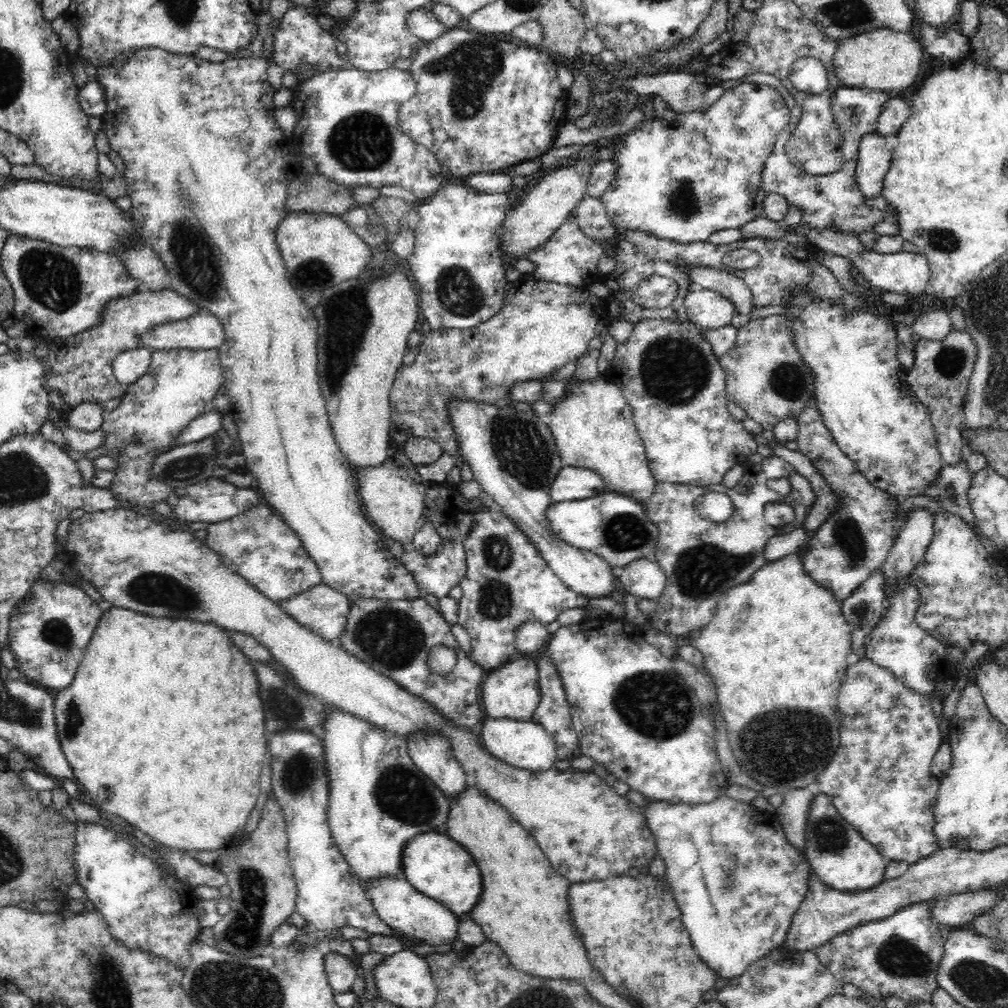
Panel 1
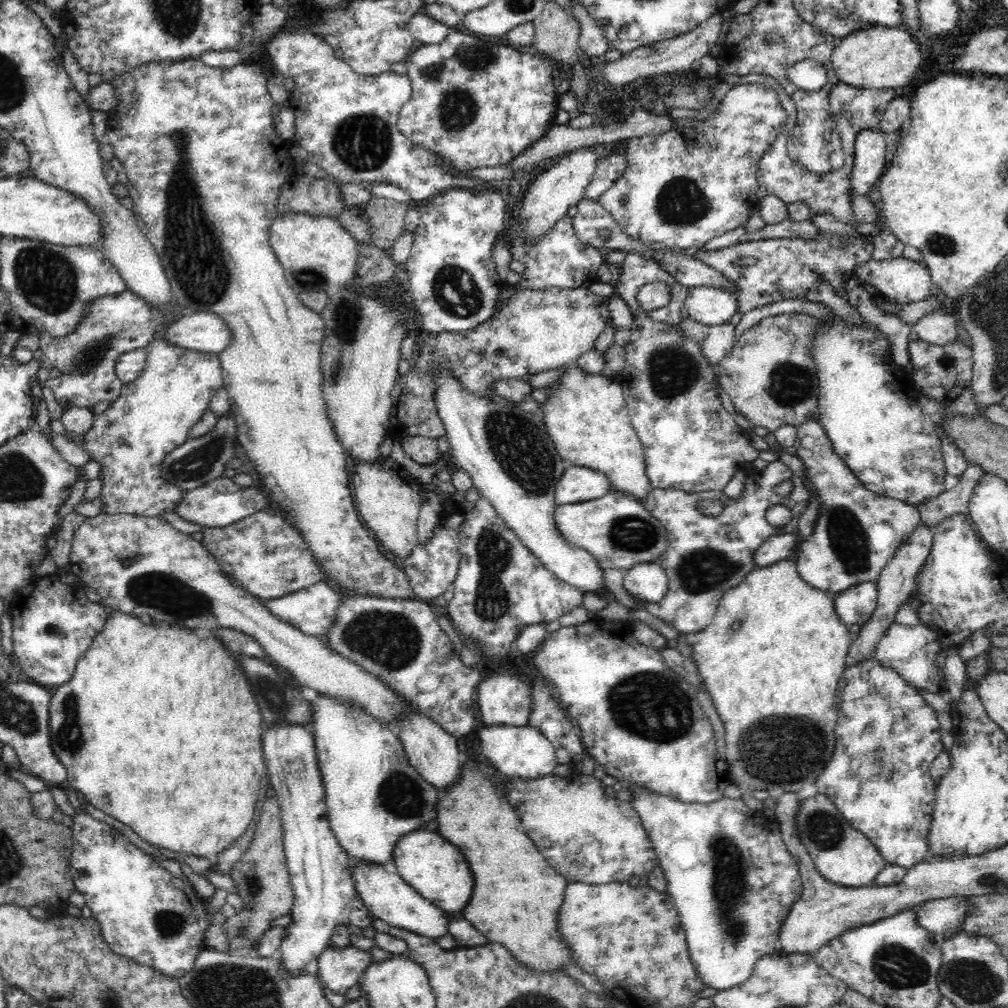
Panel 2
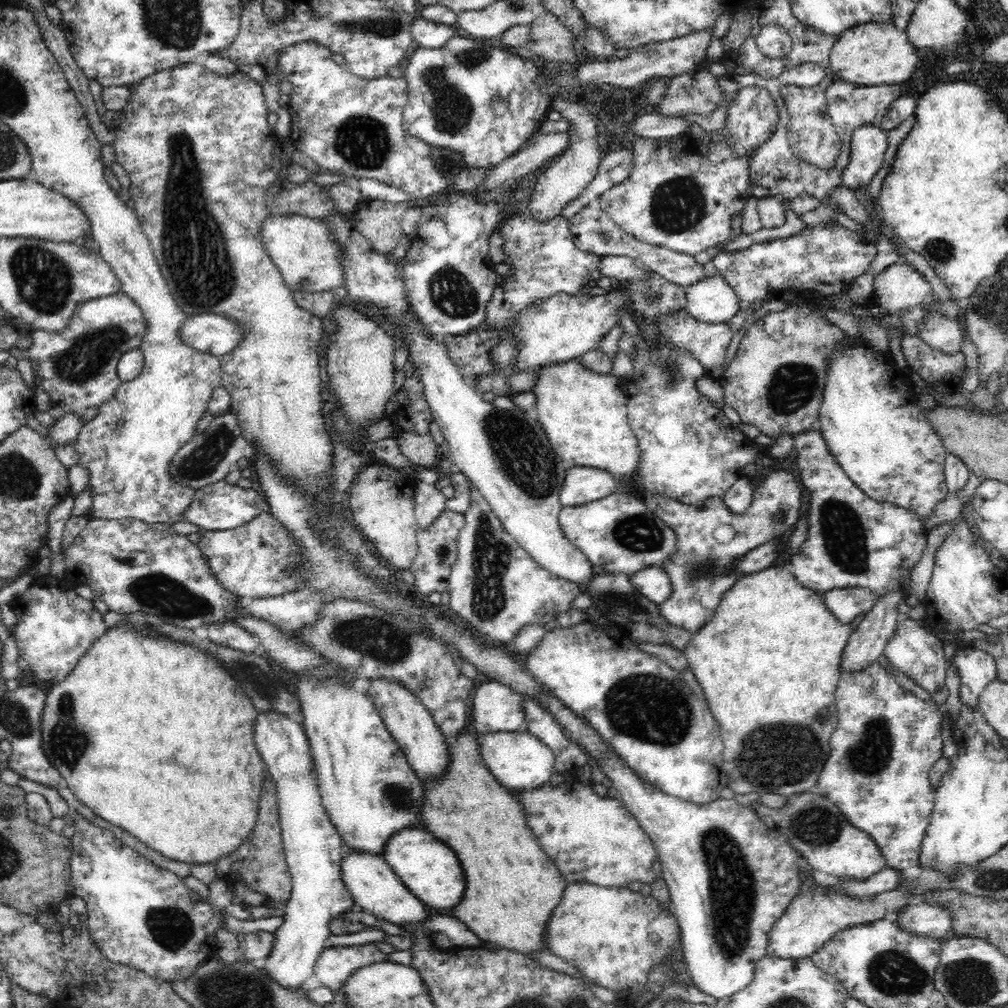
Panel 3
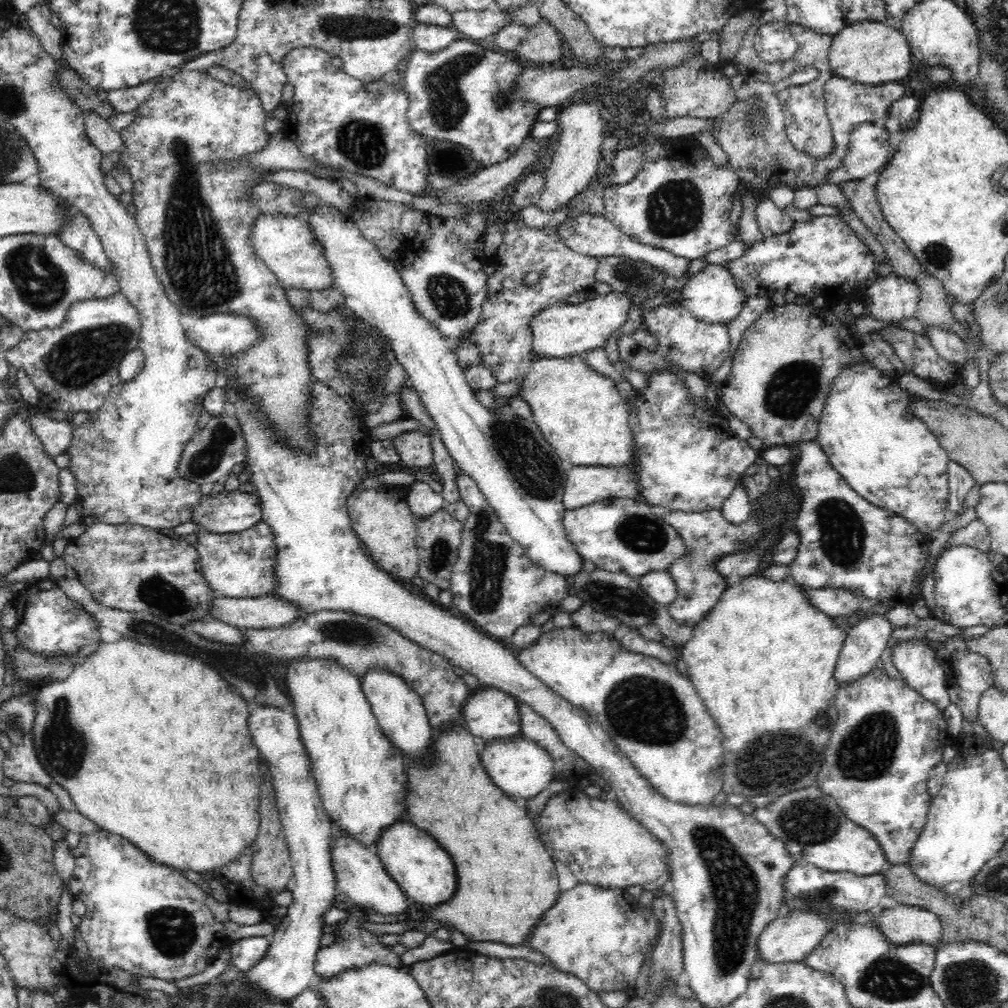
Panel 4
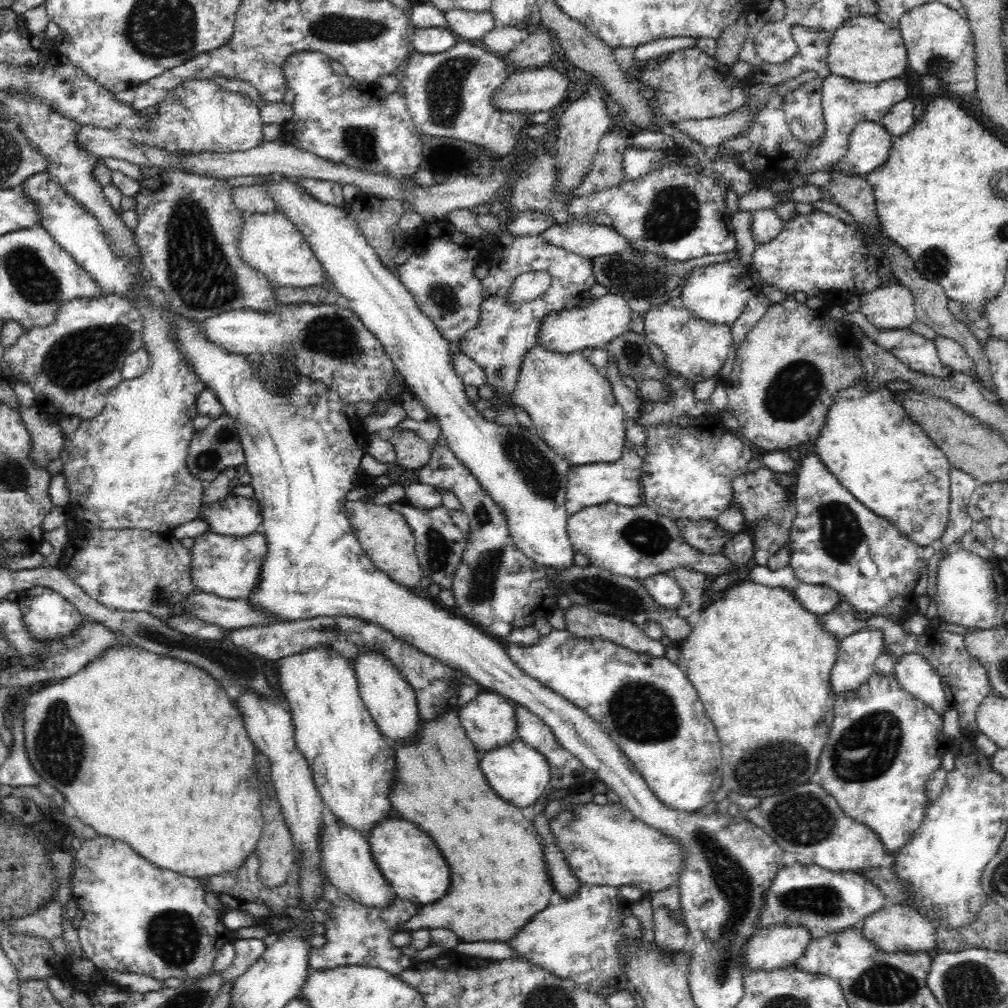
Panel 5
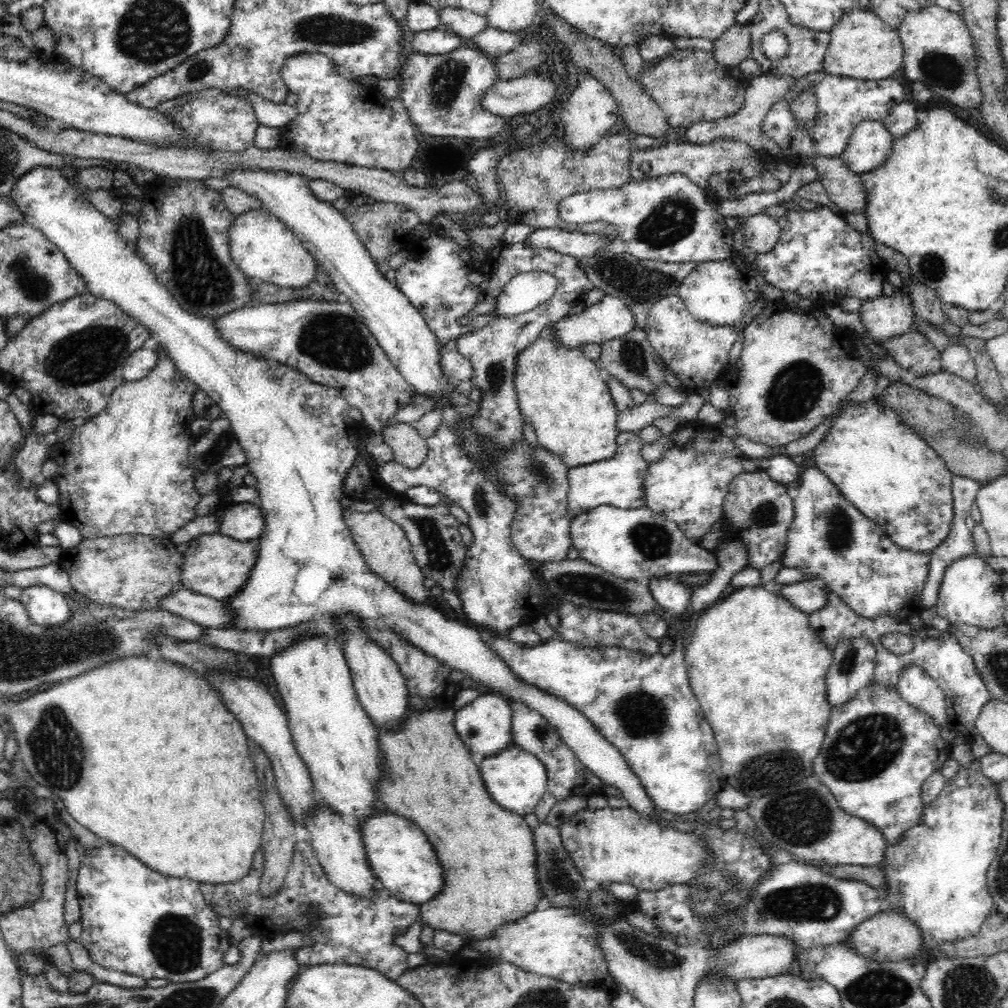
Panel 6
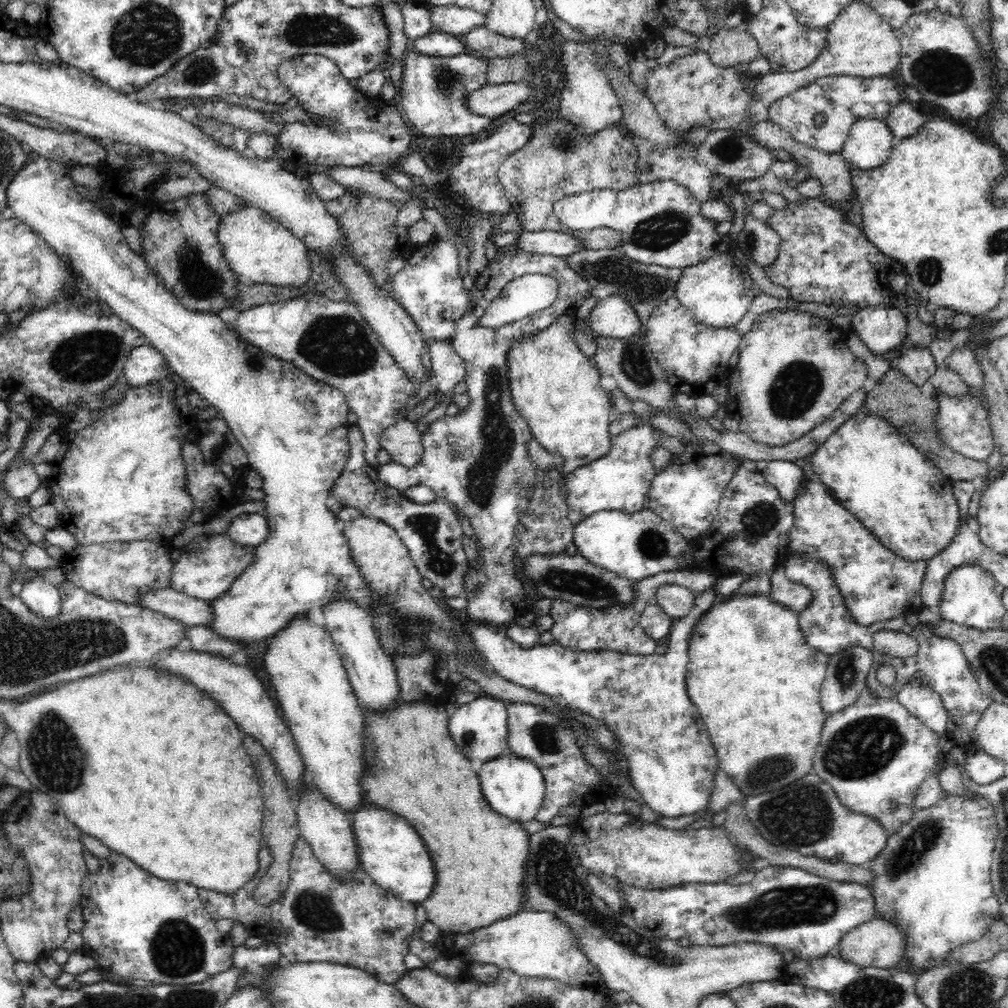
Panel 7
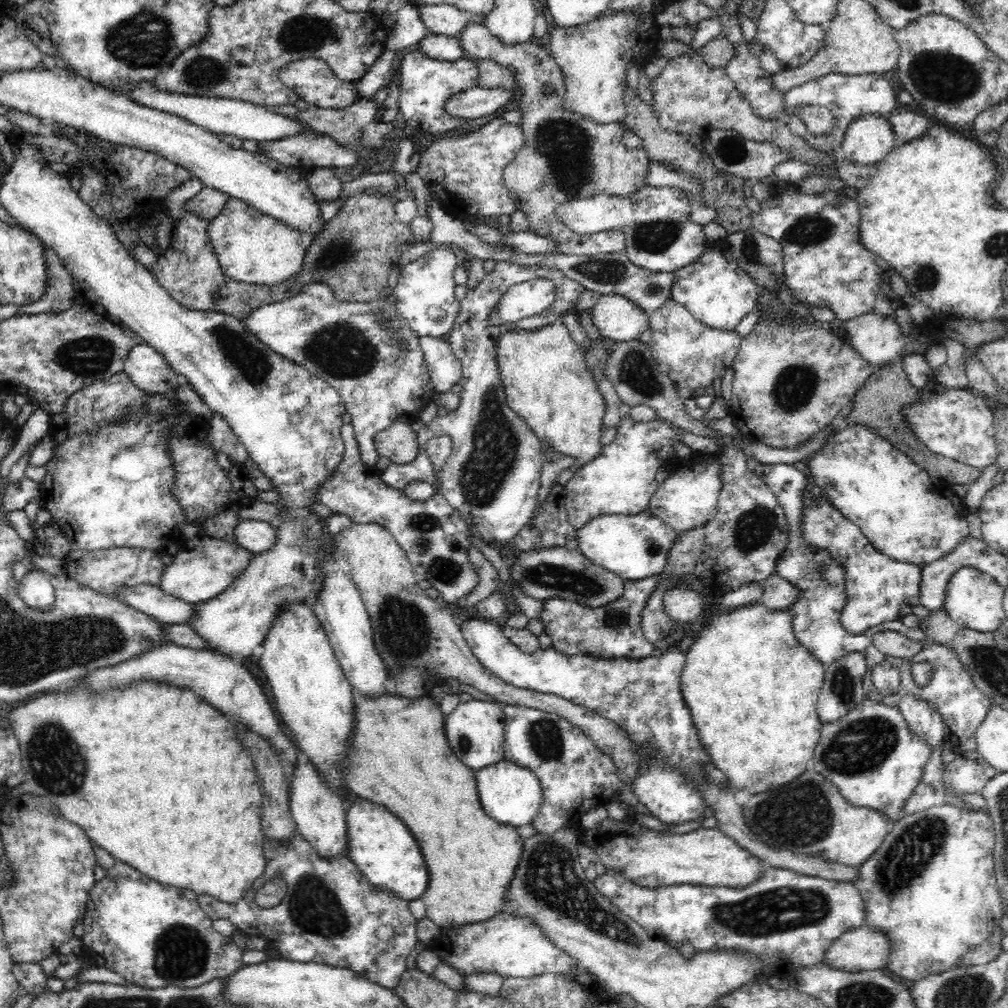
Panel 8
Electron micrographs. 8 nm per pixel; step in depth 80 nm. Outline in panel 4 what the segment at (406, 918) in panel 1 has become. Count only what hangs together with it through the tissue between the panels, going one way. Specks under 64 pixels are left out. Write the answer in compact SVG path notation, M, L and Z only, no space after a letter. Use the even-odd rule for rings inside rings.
M342 832L334 840L332 859L336 883L339 884L339 892L345 895L346 901L390 920L392 917L407 917L410 914L411 900L408 900L408 896L400 891L399 884L387 873L374 846L368 848Z

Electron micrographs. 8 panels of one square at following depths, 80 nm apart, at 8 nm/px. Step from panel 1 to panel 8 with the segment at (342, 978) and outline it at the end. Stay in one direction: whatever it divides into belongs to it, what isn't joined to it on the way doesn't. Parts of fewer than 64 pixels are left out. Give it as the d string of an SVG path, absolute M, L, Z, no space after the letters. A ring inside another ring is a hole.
M296 831L290 844L279 846L277 842L265 839L263 846L266 866L264 872L256 878L252 887L248 887L244 898L238 903L228 904L209 895L198 895L202 911L214 922L227 919L238 932L247 937L256 936L267 940L268 949L275 950L279 957L292 962L326 963L330 966L347 967L356 974L363 974L380 986L391 987L399 983L403 972L408 970L406 960L418 942L418 920L412 915L408 901L396 897L388 890L380 889L368 882L357 869L351 858L325 860L318 855L312 843ZM278 871L282 871L286 879L285 896L278 906L261 908L255 897L258 890L265 886Z

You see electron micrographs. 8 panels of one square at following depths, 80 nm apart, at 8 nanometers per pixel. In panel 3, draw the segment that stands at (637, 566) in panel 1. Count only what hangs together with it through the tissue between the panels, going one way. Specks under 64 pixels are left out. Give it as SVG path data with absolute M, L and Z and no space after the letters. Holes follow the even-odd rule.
M648 566L630 574L632 585L649 601L660 605L672 594L672 581L664 567Z

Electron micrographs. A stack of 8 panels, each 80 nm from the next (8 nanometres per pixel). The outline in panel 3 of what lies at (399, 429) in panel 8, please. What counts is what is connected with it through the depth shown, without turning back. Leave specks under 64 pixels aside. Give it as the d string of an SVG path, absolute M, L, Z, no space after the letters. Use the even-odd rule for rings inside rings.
M403 432L398 435L397 442L400 452L416 468L436 467L441 448L436 445L431 435Z

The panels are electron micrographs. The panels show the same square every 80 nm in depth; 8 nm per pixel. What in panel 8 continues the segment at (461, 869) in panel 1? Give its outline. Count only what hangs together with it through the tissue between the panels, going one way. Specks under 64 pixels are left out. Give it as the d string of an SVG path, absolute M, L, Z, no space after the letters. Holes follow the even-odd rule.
M364 797L346 808L348 858L372 885L392 892L404 901L416 901L428 890L428 870L424 870L422 854L410 830L392 812L372 804Z

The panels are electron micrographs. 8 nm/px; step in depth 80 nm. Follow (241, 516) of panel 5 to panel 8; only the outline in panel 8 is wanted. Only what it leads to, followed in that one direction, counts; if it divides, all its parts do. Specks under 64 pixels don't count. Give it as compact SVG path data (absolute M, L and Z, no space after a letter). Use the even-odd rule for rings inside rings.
M241 519L233 528L233 534L237 544L254 555L272 548L274 544L272 525L265 521Z

